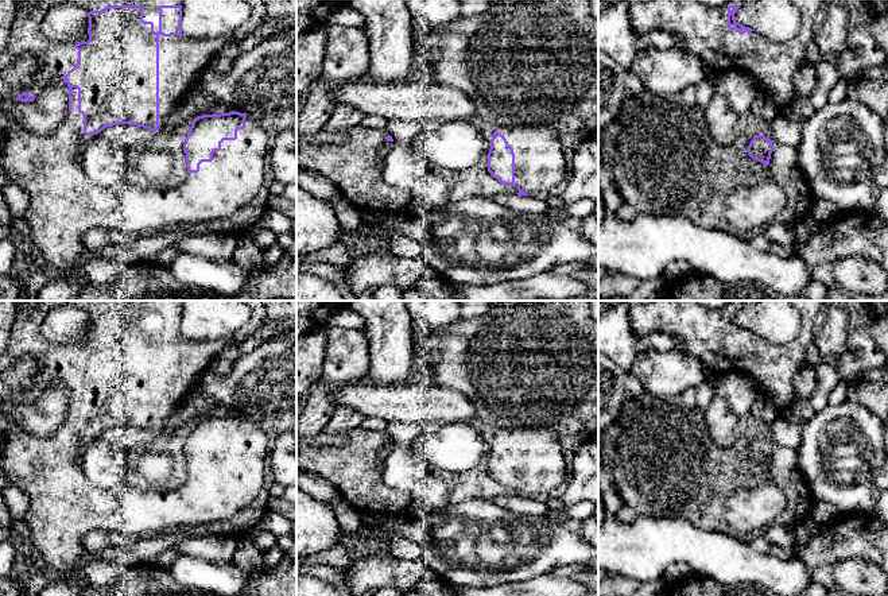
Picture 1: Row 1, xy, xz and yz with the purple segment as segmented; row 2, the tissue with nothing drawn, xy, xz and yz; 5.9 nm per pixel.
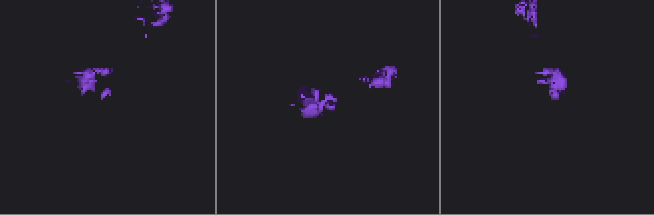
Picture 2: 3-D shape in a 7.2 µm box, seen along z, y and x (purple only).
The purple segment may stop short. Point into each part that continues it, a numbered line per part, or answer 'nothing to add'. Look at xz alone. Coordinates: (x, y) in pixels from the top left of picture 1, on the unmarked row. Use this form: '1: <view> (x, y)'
1: xz (539, 463)

